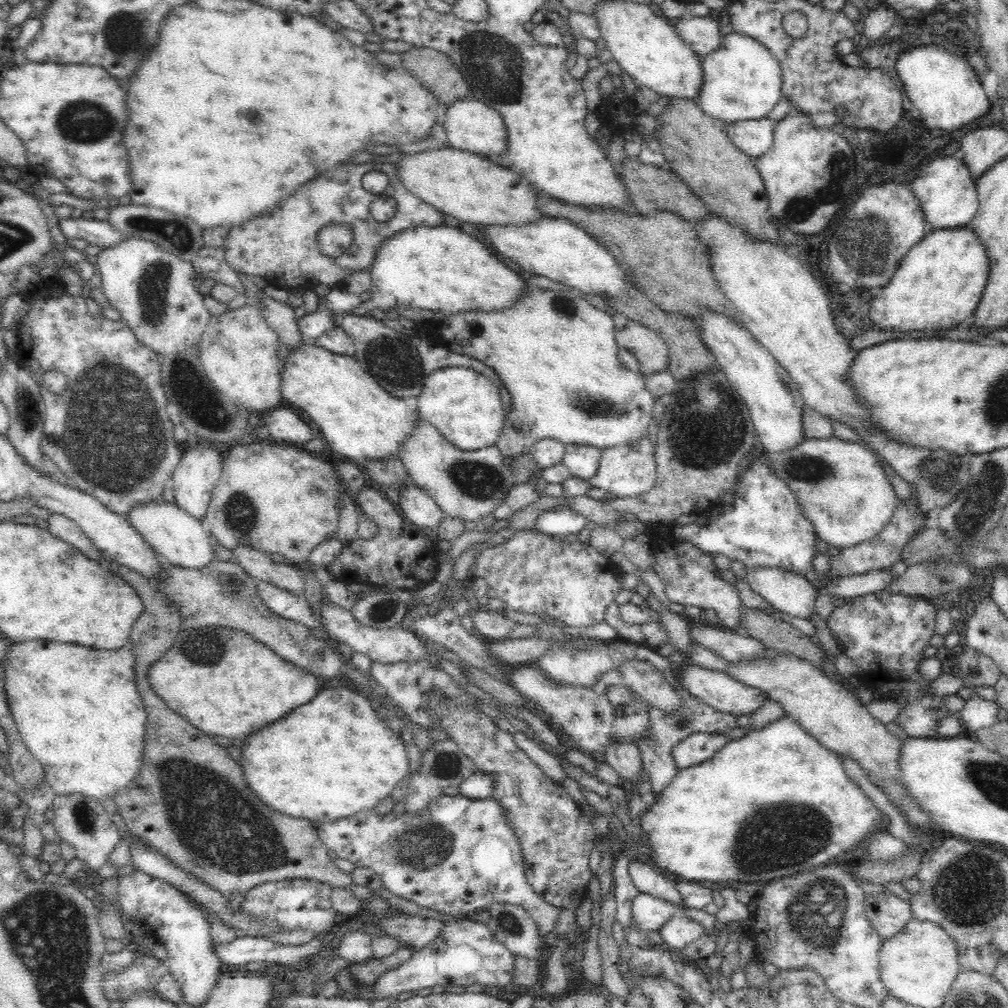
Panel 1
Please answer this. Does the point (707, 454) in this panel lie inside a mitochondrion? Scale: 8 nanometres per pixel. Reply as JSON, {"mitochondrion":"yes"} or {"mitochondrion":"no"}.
{"mitochondrion":"yes"}

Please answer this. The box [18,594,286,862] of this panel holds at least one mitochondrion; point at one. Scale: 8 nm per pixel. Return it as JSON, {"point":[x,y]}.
{"point":[204,648]}

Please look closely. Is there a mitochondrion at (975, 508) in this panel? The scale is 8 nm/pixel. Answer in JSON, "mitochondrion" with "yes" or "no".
{"mitochondrion":"yes"}

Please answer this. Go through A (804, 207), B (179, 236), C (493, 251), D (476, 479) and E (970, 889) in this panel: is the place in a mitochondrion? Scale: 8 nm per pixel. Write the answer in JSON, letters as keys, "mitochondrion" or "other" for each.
{"A":"mitochondrion","B":"mitochondrion","C":"other","D":"mitochondrion","E":"mitochondrion"}

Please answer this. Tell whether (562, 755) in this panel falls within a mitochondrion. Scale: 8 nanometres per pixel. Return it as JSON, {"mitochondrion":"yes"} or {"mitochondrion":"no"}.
{"mitochondrion":"no"}

